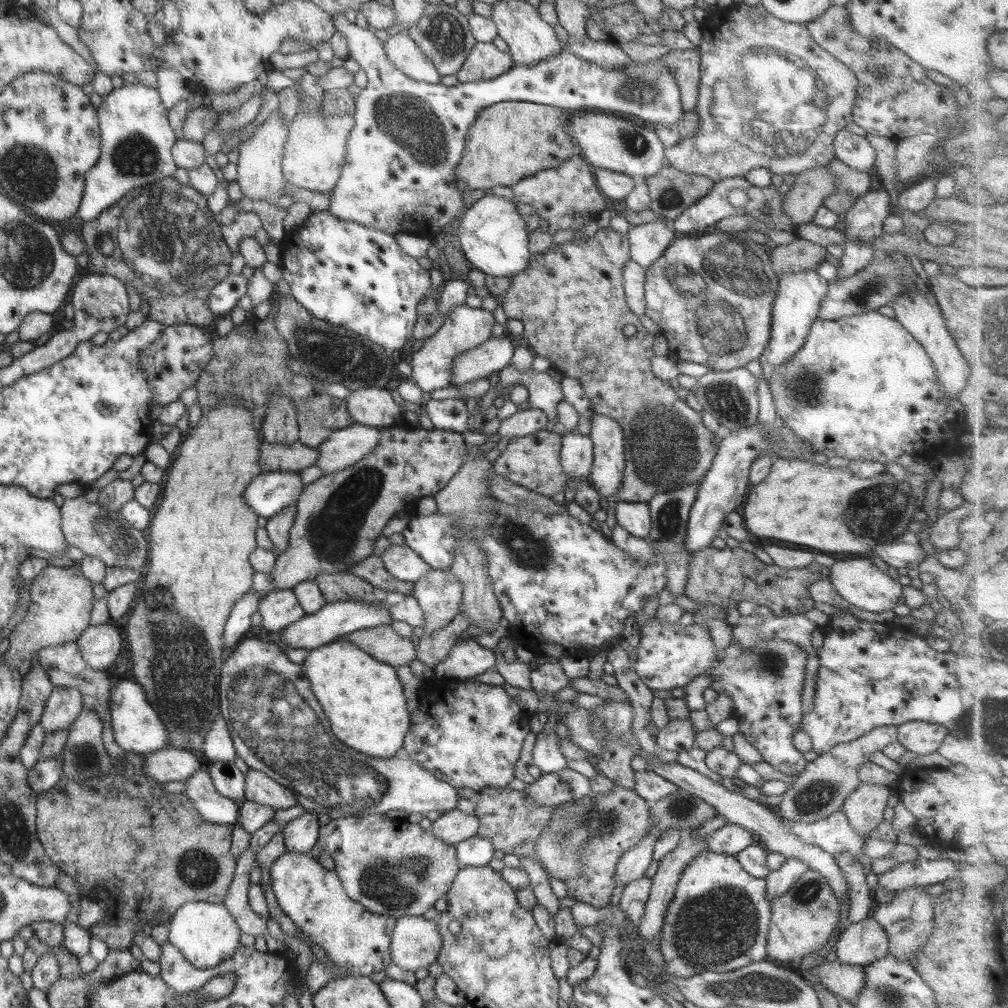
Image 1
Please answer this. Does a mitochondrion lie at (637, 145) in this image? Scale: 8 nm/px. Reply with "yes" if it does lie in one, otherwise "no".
yes

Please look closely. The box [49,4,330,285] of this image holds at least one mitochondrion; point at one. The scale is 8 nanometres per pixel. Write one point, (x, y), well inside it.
(136, 157)

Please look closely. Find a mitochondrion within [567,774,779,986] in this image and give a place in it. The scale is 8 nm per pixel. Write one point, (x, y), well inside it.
(719, 929)

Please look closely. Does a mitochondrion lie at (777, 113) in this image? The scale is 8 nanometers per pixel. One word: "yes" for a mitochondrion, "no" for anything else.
yes

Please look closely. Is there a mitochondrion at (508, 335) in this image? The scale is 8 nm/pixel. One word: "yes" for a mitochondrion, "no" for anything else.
no

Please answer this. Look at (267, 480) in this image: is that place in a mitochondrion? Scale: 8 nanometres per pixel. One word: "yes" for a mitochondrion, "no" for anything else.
no

